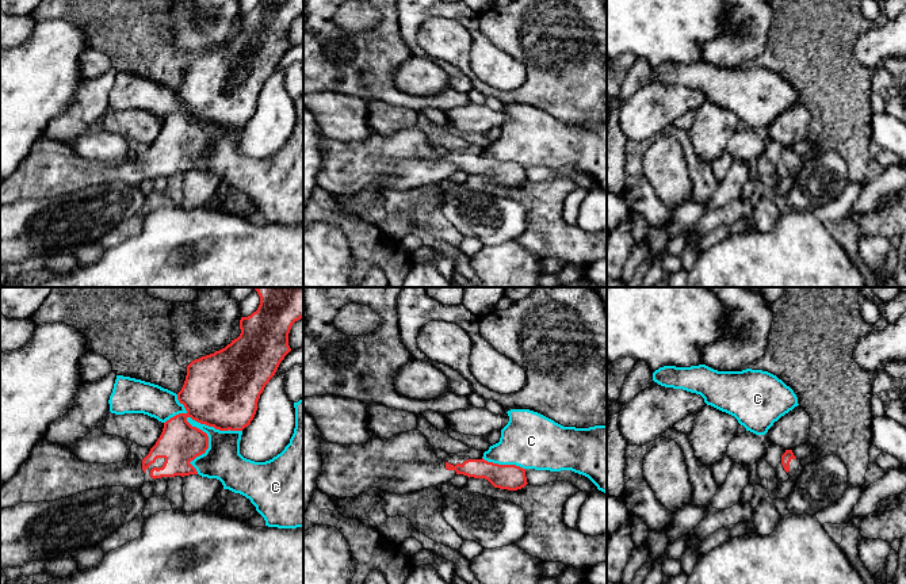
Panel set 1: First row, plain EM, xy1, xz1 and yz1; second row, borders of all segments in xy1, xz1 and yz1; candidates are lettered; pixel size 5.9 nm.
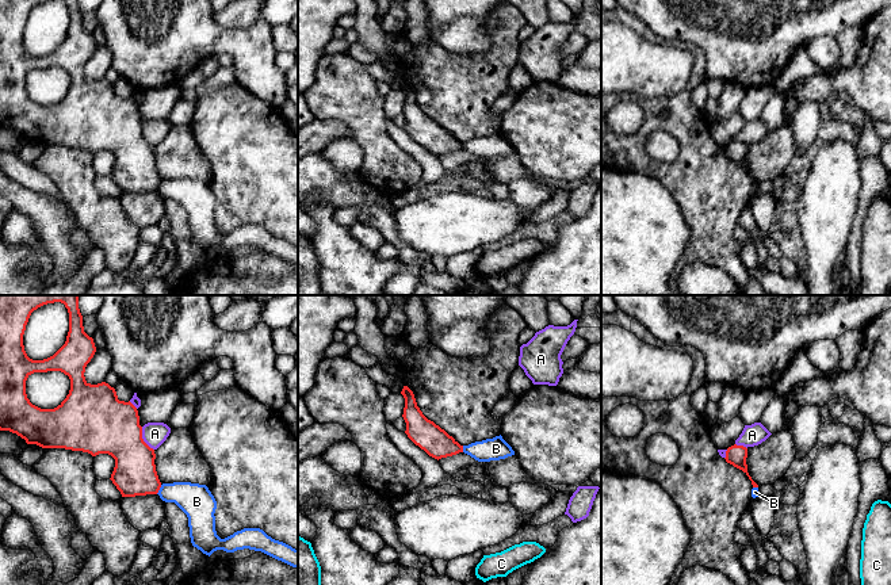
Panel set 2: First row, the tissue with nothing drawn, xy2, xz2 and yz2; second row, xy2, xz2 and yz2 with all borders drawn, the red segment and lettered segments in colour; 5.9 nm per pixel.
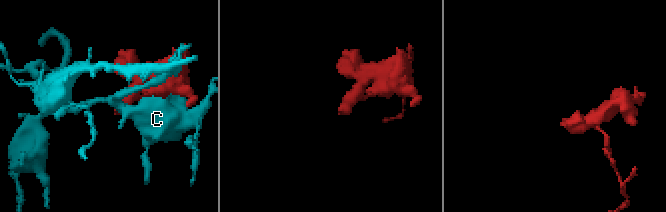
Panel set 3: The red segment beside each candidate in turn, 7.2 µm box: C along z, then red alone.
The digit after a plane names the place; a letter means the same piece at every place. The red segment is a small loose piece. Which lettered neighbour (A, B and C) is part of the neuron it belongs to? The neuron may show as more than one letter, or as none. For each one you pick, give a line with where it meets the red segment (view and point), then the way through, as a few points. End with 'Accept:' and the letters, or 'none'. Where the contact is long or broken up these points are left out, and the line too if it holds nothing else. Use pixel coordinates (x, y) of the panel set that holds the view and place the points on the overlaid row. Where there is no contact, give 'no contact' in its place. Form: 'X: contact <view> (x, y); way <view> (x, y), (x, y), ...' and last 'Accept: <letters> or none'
Accept: none

